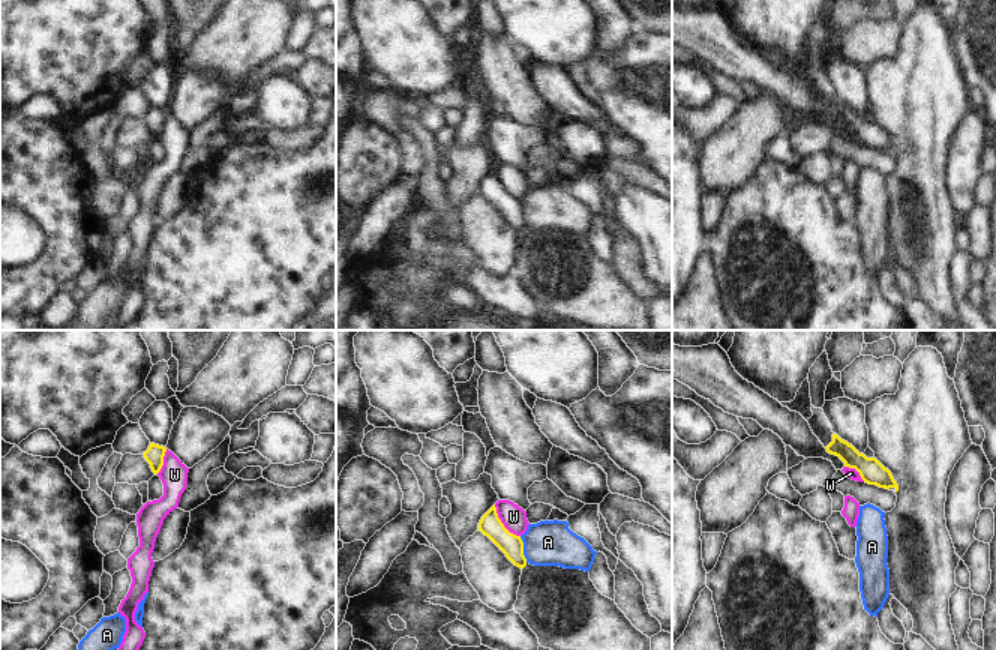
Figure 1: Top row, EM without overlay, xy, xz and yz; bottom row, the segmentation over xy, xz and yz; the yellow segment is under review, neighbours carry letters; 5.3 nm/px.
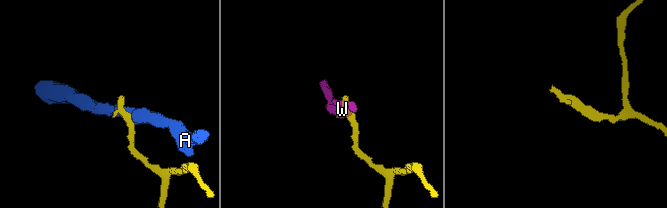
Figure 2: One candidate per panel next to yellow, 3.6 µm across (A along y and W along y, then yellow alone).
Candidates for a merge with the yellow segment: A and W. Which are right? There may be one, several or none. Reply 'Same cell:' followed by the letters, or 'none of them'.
Same cell: none of them

